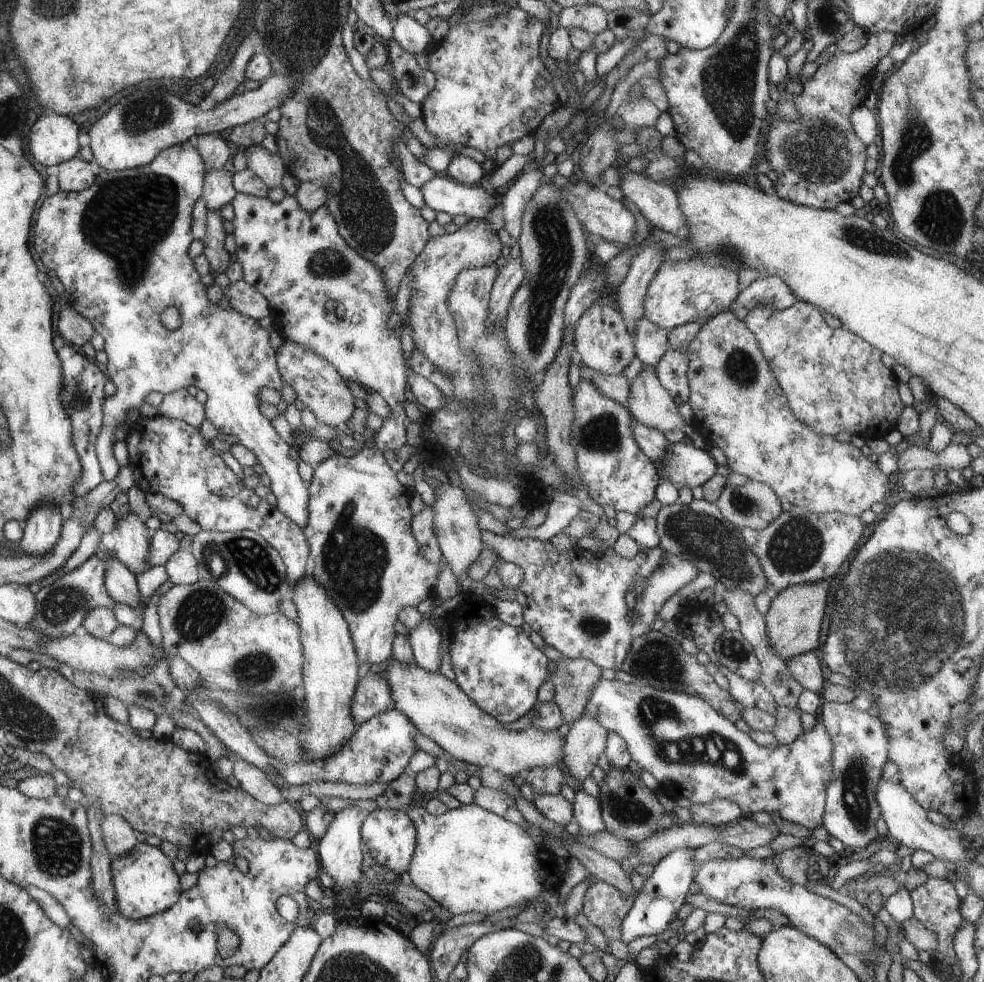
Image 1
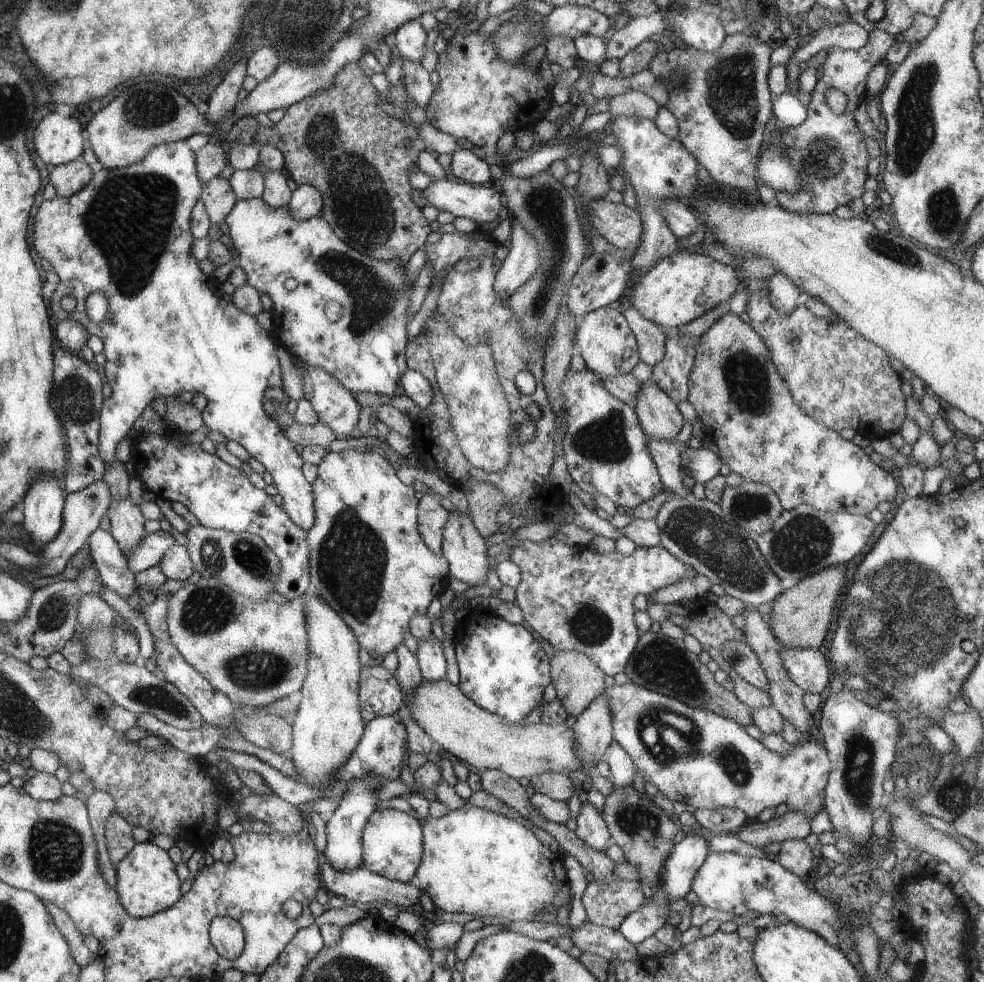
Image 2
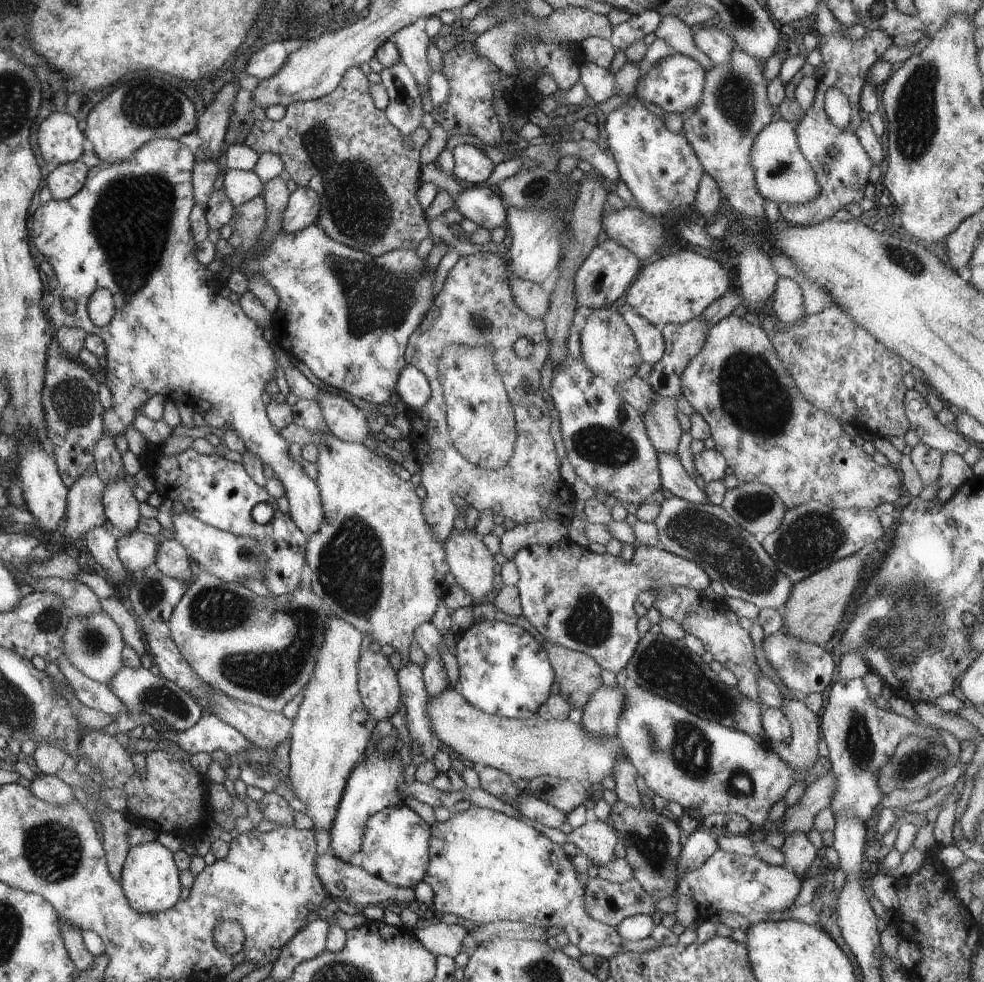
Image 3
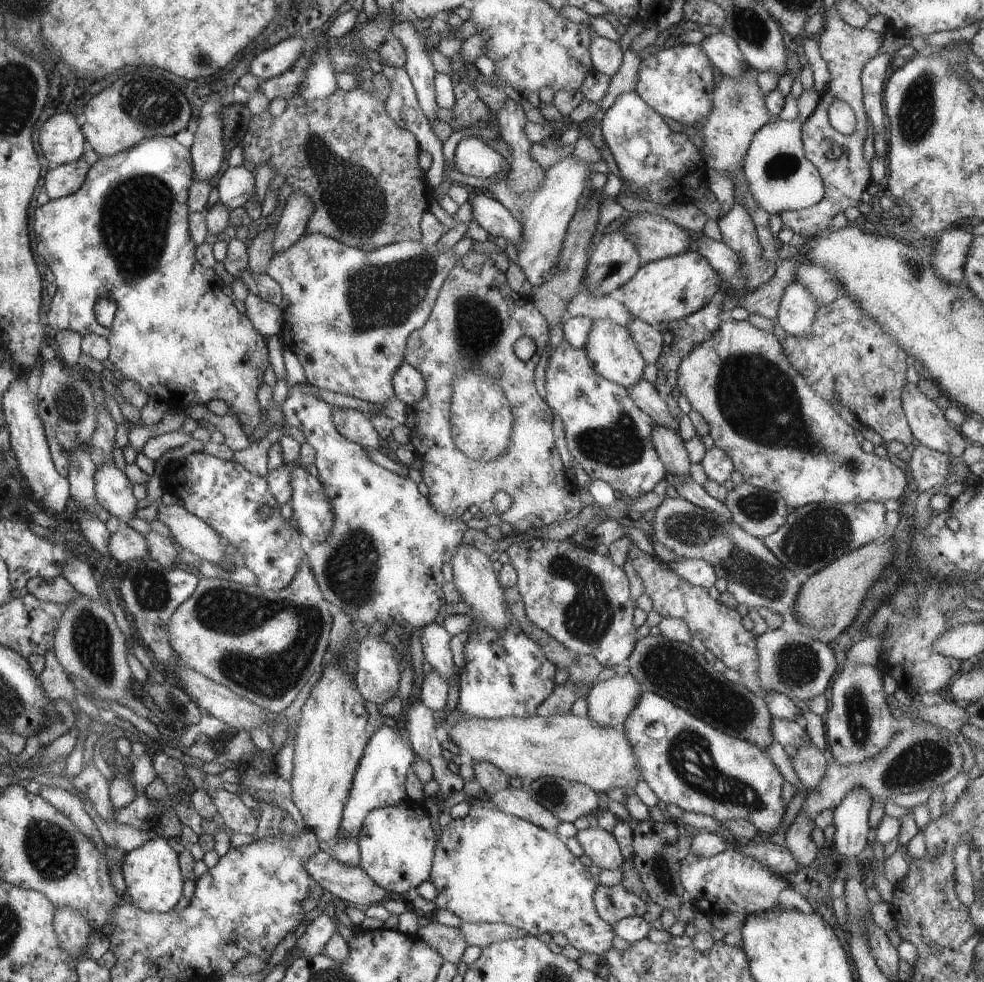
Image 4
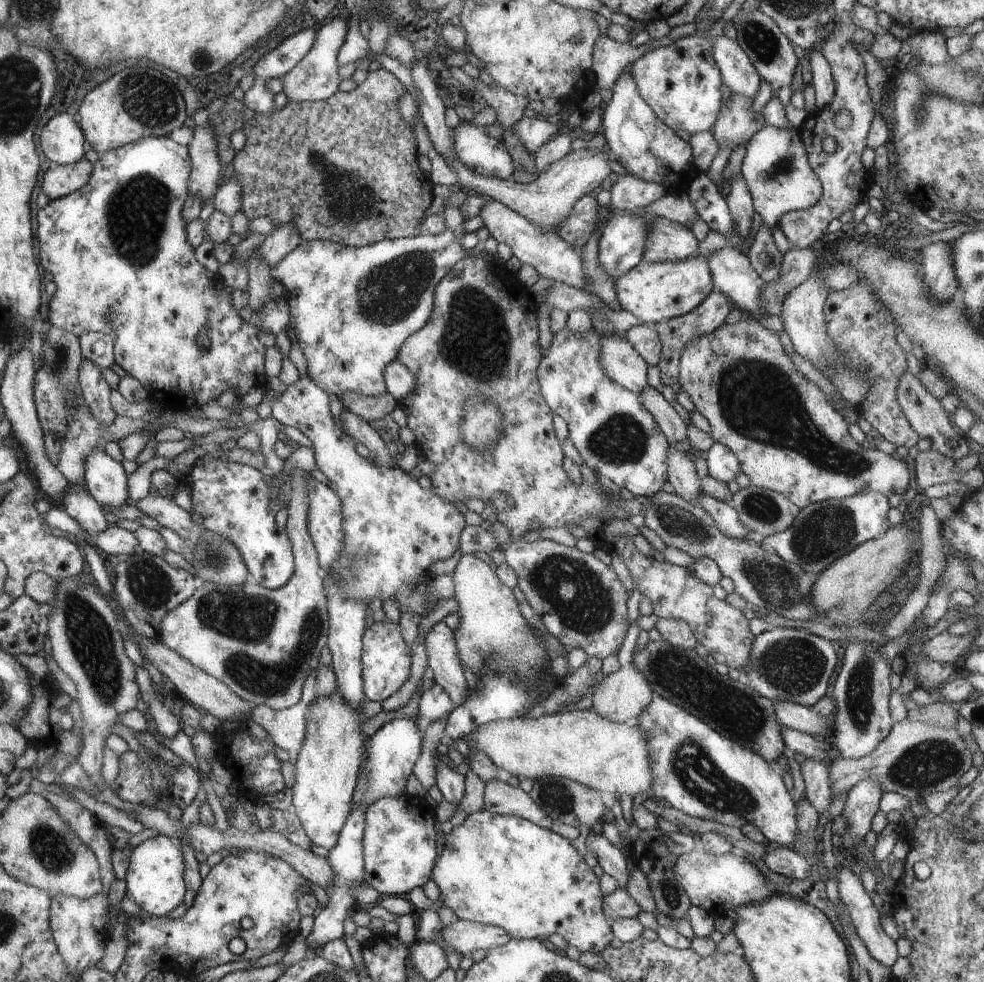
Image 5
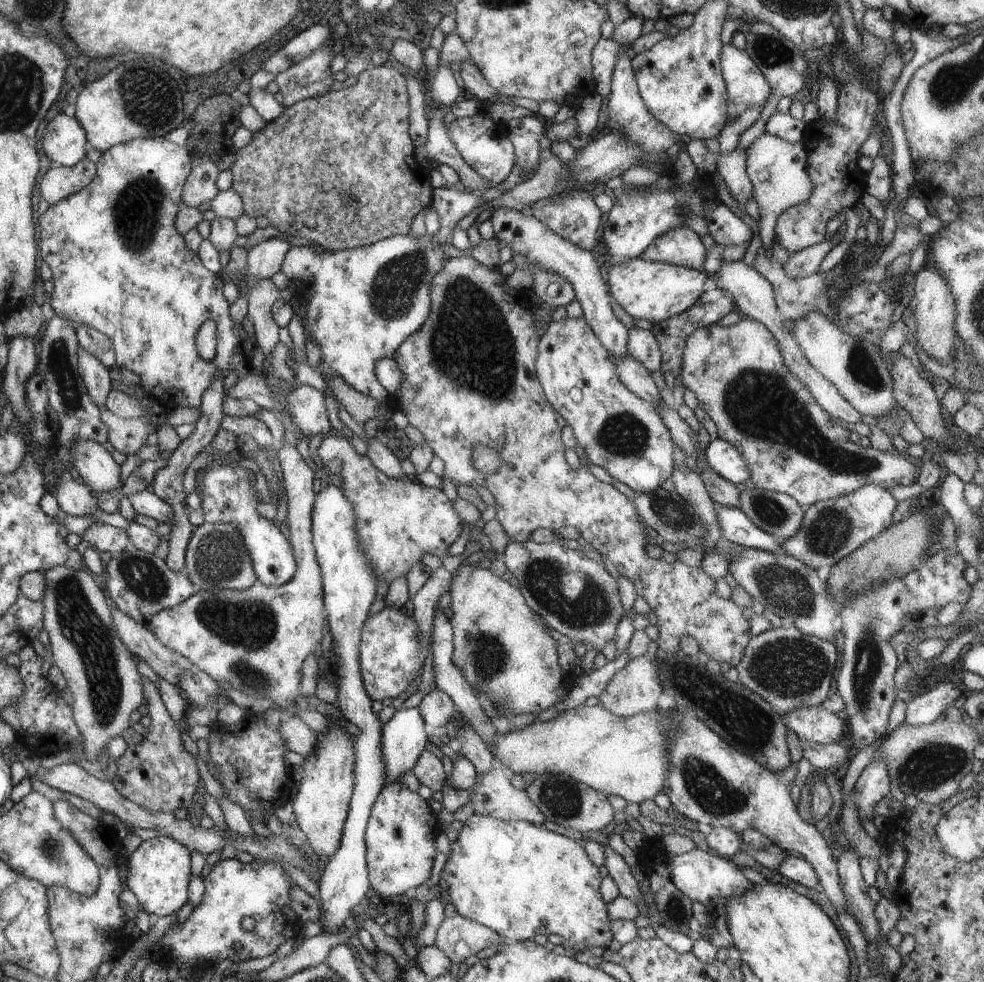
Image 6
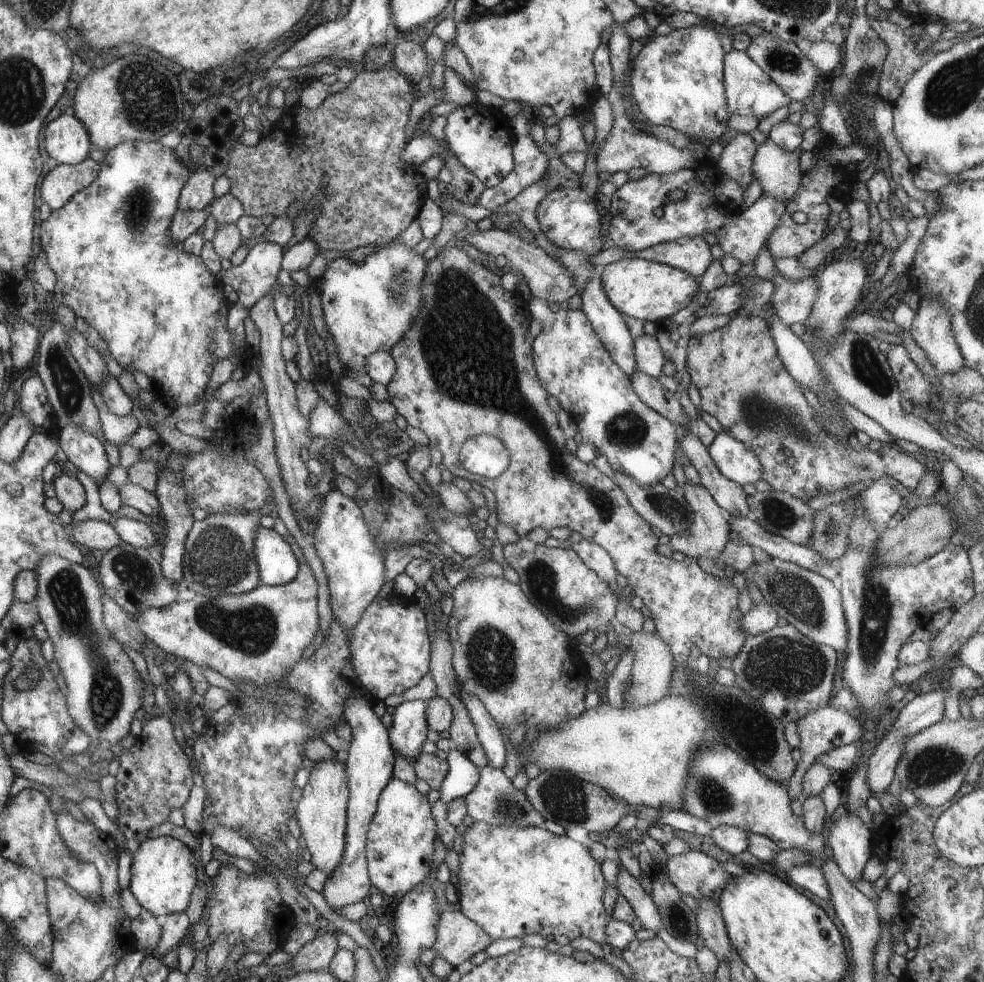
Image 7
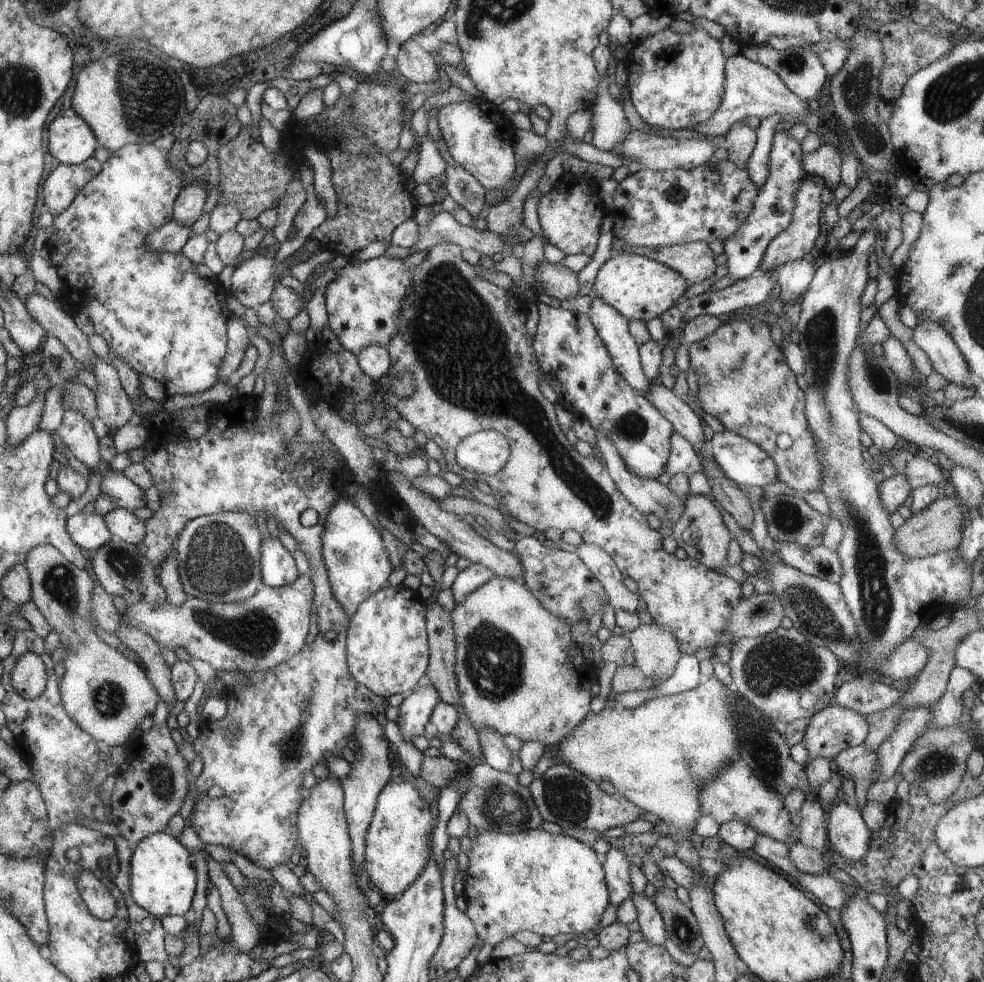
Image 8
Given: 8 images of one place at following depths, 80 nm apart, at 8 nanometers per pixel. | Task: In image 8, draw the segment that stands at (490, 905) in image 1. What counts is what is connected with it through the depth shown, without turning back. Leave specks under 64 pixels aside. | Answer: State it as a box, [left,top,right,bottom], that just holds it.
[463,828,610,947]

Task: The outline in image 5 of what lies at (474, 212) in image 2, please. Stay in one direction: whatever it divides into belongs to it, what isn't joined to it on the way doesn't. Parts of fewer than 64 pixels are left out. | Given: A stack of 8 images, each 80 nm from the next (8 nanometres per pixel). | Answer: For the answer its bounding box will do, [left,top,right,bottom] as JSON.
[479,201,588,292]

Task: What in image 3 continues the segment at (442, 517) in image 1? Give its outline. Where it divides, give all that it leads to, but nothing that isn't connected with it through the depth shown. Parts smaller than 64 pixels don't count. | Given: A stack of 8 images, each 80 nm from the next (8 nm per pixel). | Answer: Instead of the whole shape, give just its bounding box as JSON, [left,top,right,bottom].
[444,530,499,603]

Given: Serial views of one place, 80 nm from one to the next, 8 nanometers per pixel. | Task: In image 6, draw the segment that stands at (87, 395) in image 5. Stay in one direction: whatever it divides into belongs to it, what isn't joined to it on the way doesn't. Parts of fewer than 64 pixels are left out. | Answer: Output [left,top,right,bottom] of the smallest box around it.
[78,346,112,408]

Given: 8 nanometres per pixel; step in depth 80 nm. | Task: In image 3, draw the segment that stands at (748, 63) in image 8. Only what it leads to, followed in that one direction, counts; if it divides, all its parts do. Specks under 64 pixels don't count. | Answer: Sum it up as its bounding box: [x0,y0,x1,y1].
[692,22,734,64]

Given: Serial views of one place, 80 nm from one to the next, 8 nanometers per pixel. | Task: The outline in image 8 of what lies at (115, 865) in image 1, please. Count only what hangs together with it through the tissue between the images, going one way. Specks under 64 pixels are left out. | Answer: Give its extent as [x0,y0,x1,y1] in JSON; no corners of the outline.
[130,833,196,919]

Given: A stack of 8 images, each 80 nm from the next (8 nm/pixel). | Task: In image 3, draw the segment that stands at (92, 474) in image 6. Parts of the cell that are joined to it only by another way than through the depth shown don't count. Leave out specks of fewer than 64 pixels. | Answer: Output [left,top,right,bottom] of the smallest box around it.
[102,480,141,534]

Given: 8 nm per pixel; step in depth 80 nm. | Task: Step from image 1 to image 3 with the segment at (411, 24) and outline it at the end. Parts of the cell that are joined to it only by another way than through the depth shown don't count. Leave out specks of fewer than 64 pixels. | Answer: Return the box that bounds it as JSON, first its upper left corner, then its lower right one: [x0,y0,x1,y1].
[391,24,434,96]

